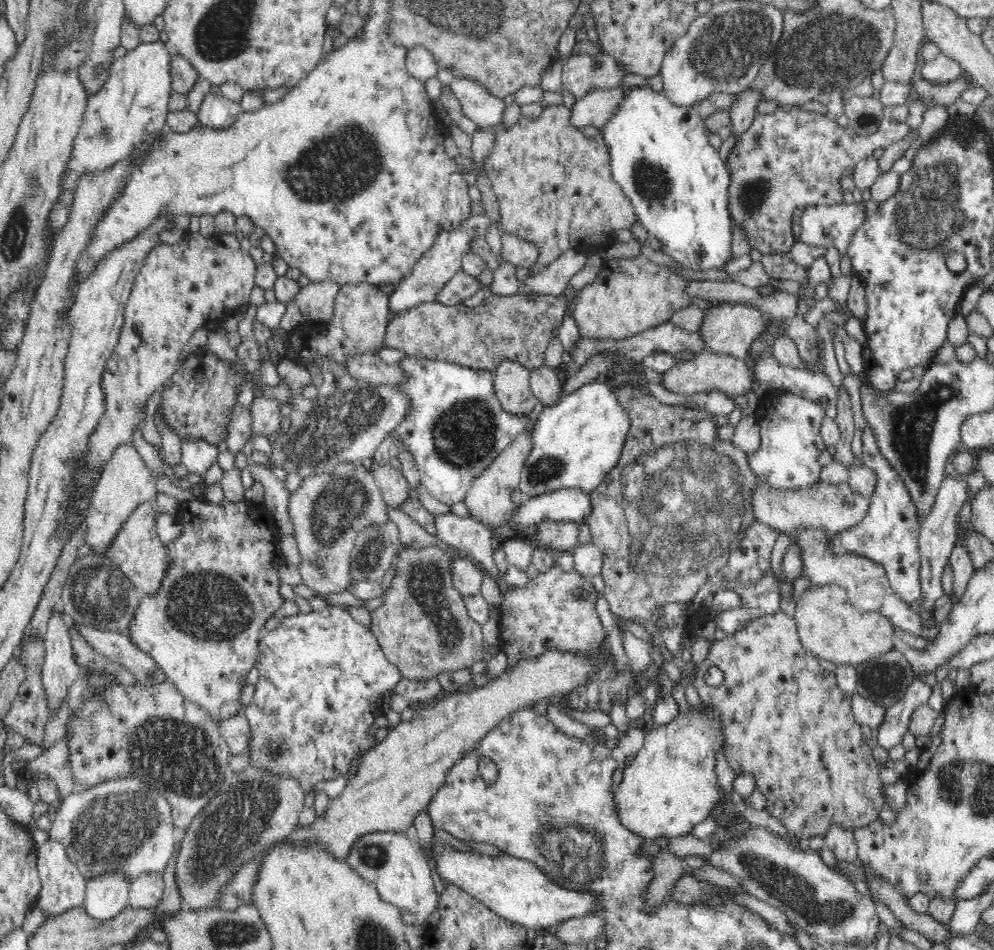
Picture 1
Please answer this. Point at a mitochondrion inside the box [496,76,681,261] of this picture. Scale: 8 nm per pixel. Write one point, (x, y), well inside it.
(654, 184)

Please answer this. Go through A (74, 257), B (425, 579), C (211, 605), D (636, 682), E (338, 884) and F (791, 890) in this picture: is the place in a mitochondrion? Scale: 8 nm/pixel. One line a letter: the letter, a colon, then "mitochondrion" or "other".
A: other
B: mitochondrion
C: mitochondrion
D: other
E: other
F: mitochondrion

